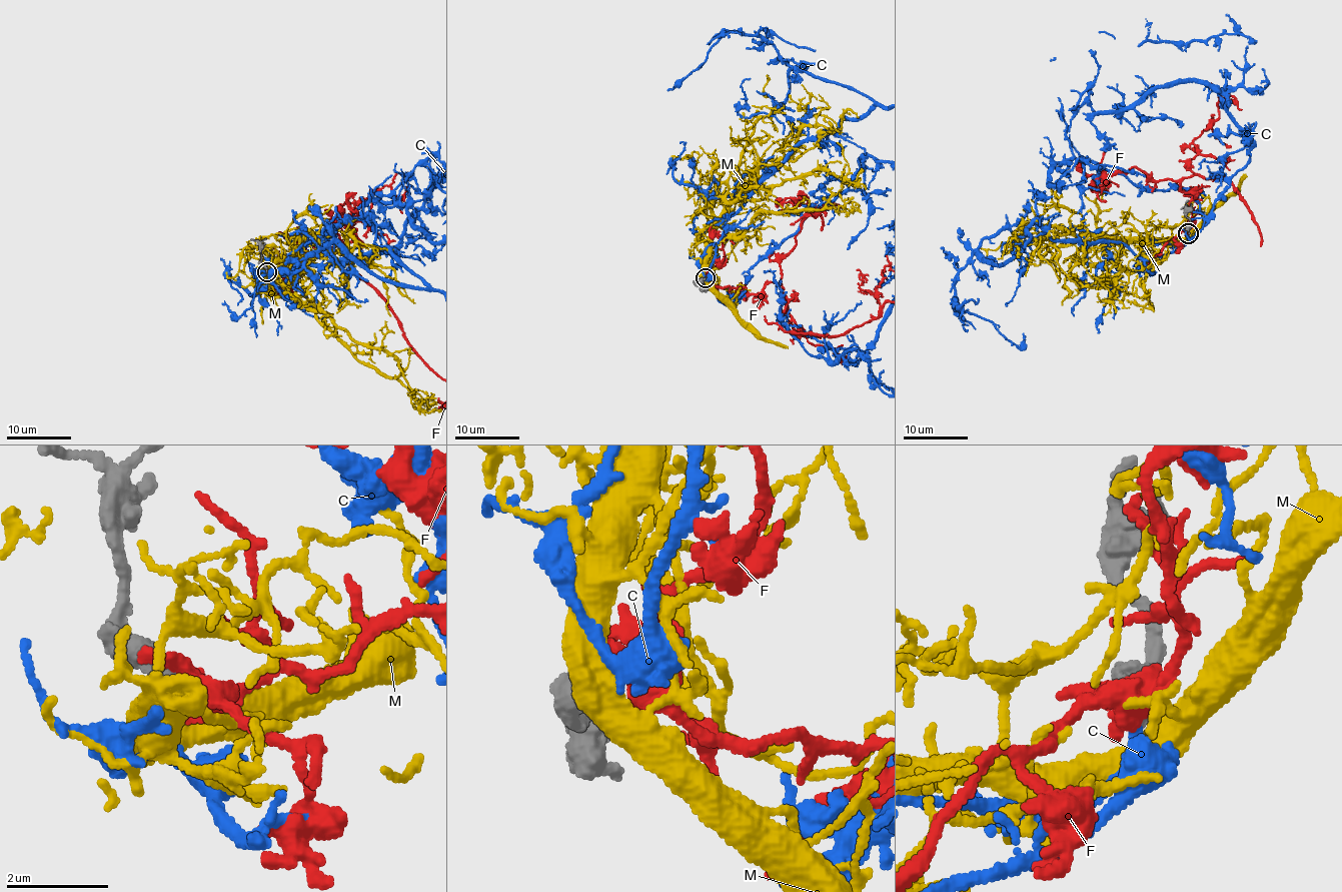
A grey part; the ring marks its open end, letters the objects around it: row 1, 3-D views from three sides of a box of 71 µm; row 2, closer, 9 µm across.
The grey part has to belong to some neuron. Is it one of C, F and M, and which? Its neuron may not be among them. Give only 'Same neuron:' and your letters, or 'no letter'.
Same neuron: C

